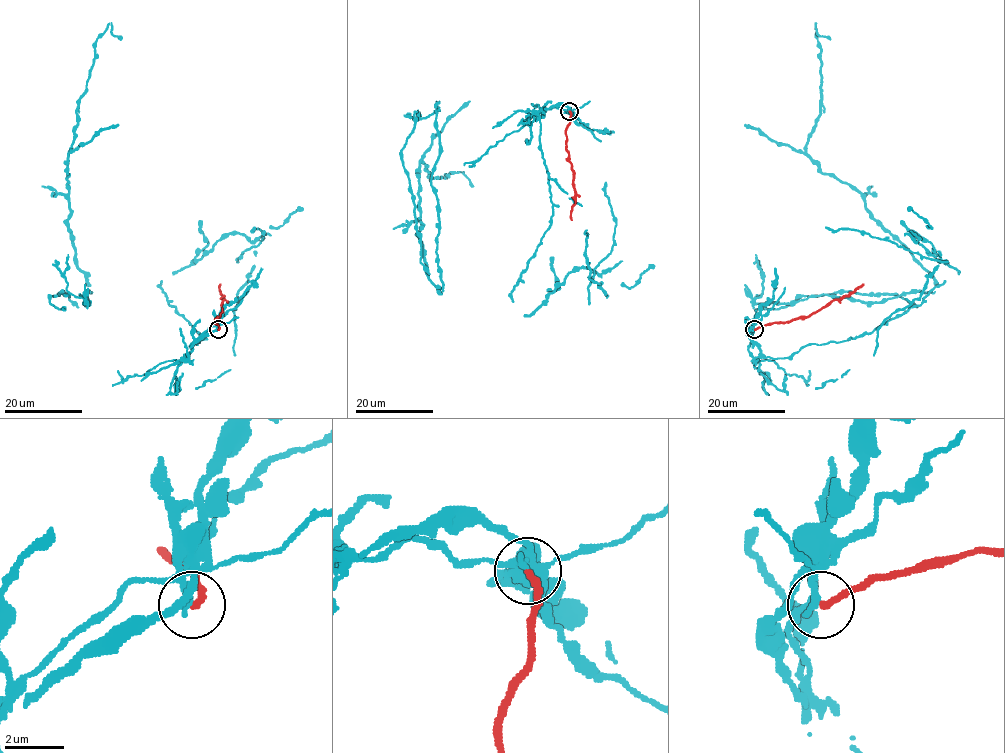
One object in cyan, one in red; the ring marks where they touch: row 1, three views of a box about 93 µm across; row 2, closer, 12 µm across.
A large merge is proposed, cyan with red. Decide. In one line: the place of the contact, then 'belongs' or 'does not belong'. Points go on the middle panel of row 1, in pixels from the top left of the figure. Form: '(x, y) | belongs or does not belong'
(569, 111) | does not belong

